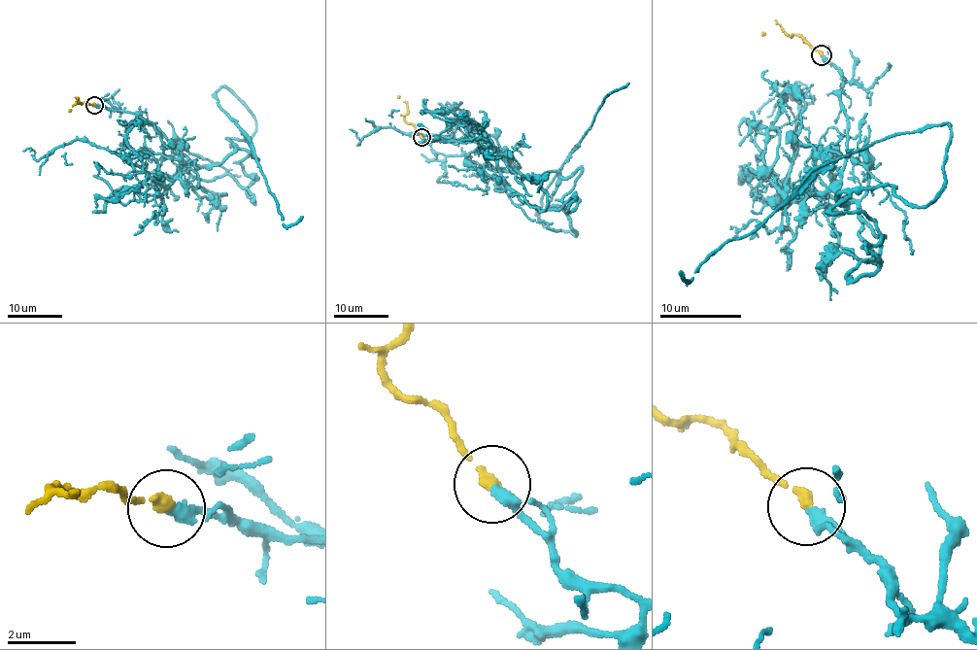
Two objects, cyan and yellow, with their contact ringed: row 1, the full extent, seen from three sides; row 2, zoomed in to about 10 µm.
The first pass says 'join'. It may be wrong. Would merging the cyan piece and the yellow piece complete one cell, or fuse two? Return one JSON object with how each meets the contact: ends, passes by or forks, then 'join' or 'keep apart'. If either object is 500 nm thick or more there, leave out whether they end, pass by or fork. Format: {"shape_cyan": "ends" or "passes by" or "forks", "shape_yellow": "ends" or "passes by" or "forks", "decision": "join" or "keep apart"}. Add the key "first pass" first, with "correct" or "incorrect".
{"first pass": "correct", "shape_cyan": "ends", "shape_yellow": "ends", "decision": "join"}

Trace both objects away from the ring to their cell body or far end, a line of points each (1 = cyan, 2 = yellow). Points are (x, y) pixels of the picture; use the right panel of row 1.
1: (821, 55), (848, 122), (837, 202), (933, 199), (948, 125), (843, 155), (679, 271)
2: (821, 55), (799, 36), (787, 33), (779, 24), (762, 34)

